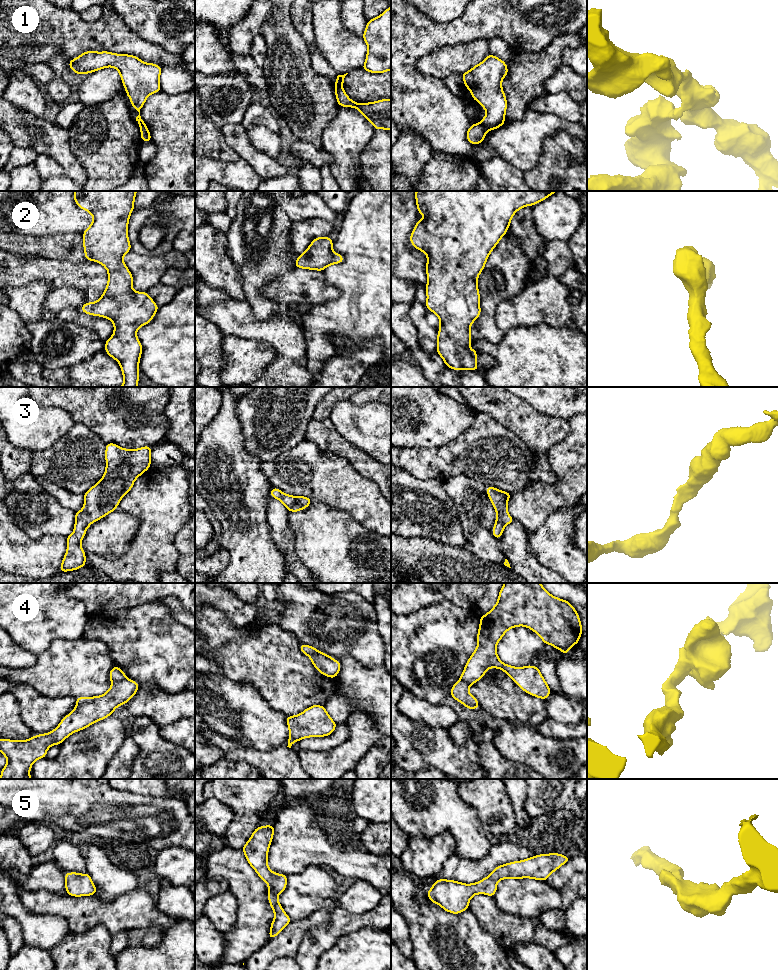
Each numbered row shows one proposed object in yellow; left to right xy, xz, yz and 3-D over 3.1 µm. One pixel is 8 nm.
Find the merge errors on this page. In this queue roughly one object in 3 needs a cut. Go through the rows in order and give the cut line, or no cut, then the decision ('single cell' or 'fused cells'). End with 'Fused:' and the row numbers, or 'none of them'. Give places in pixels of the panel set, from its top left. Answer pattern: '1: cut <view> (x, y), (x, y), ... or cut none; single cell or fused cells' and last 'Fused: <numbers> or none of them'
1: cut yz (480, 123), (486, 129); fused cells
2: cut none; single cell
3: cut none; single cell
4: cut none; single cell
5: cut none; single cell
Fused: 1

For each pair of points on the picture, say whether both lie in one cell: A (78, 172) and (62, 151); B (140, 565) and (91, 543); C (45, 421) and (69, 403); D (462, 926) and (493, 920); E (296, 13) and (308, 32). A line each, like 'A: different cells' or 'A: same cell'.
A: same cell
B: different cells
C: different cells
D: different cells
E: same cell

